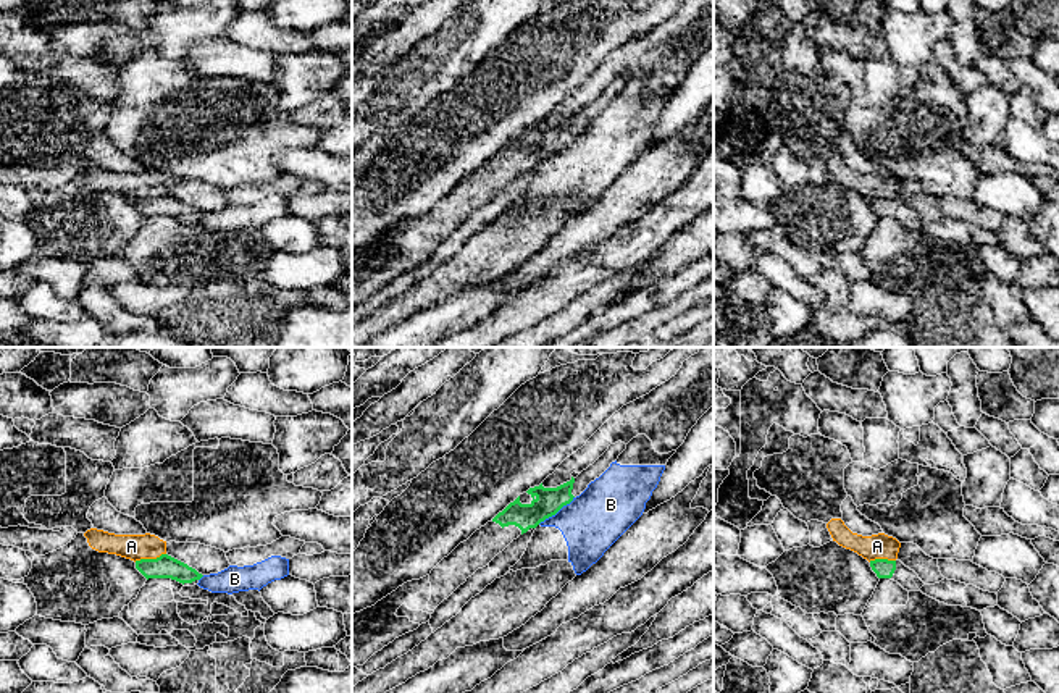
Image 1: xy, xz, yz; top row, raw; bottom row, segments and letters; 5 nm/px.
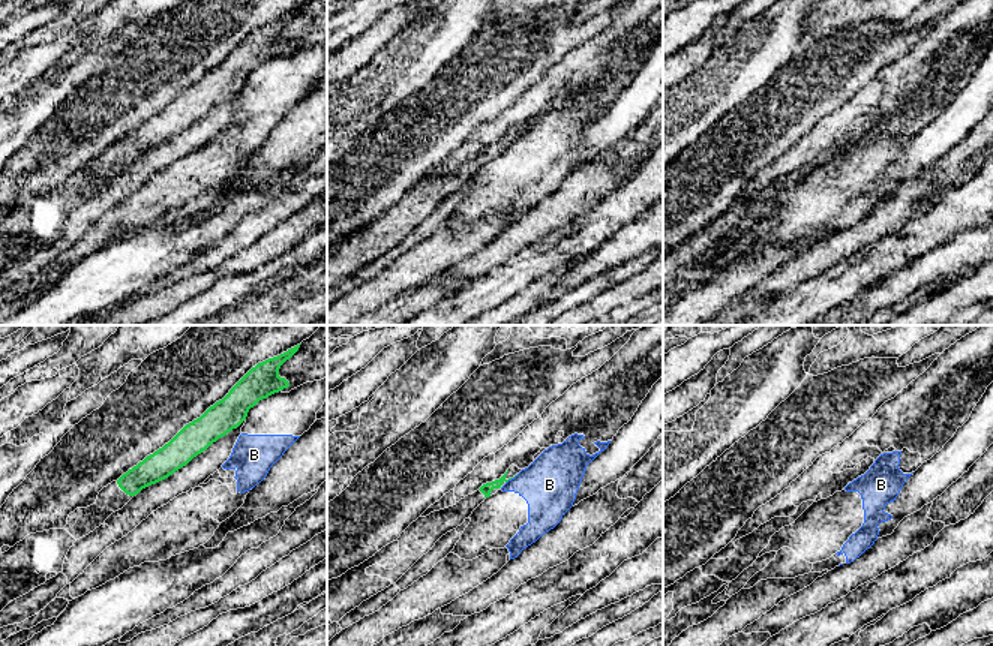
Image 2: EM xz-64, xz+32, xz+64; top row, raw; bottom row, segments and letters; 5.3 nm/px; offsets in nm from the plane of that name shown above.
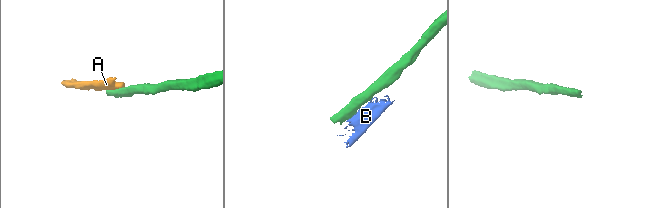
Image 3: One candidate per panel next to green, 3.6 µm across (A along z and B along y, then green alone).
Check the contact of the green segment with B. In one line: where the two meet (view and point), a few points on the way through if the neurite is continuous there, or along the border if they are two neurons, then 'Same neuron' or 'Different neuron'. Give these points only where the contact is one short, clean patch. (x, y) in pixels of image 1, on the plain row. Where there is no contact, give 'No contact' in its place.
Touches green at xz (556, 151). Different neuron

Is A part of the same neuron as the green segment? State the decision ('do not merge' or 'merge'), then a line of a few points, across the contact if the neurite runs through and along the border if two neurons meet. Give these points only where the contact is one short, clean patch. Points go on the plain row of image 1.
do not merge; line xy (165, 191), (134, 199)

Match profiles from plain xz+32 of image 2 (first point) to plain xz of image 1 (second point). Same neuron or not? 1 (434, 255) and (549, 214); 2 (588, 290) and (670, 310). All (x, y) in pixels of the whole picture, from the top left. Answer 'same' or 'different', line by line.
1: same
2: different

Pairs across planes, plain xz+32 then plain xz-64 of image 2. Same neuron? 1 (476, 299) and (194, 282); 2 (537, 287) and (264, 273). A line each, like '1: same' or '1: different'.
1: different
2: different

